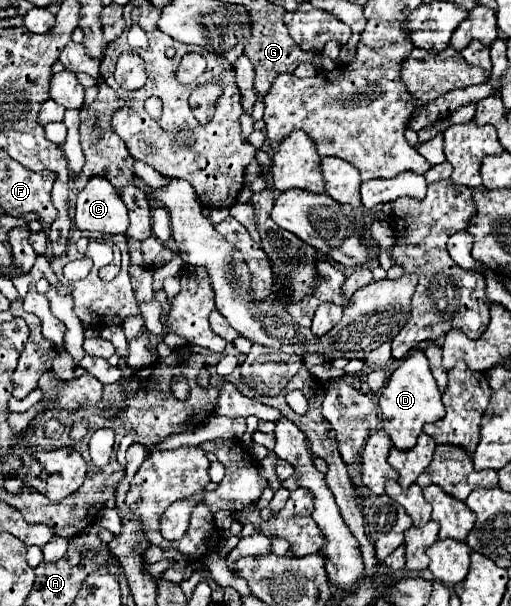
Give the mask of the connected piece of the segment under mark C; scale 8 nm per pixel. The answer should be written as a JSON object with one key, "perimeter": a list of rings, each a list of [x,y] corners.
{"perimeter":[[[95,176],[77,196],[75,224],[79,230],[97,230],[101,234],[125,234],[129,228],[129,216],[117,190]]]}

